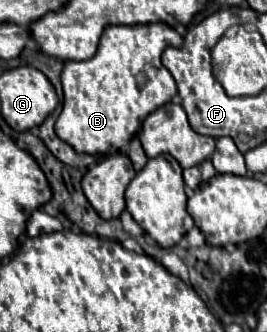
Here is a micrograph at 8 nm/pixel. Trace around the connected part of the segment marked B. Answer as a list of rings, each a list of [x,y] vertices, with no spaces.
[[[136,24],[136,26],[108,26],[100,38],[98,52],[90,60],[66,62],[62,70],[64,104],[56,120],[56,134],[70,144],[78,154],[106,154],[120,150],[136,136],[142,122],[156,108],[168,104],[176,96],[172,74],[162,66],[160,56],[168,46],[180,46],[182,36],[166,24]]]

